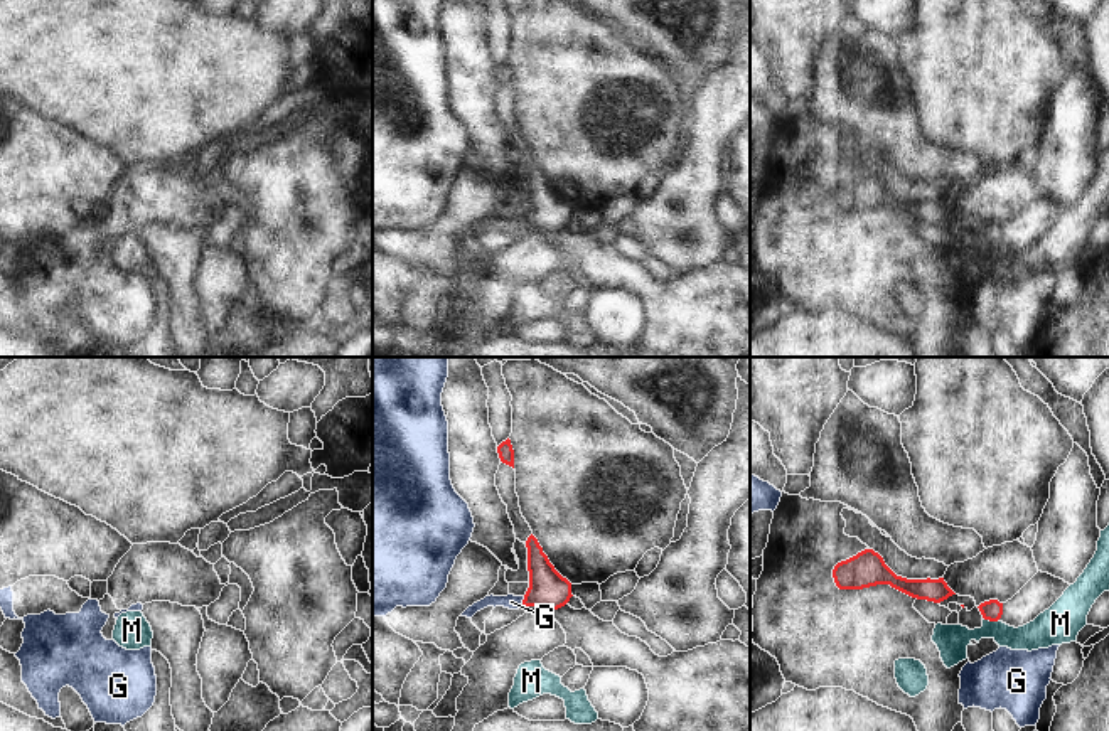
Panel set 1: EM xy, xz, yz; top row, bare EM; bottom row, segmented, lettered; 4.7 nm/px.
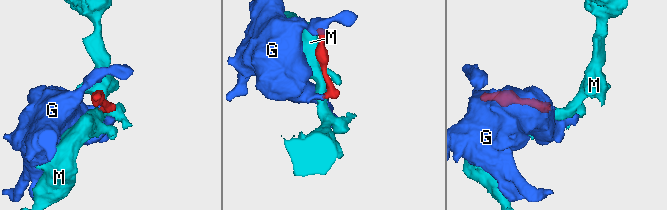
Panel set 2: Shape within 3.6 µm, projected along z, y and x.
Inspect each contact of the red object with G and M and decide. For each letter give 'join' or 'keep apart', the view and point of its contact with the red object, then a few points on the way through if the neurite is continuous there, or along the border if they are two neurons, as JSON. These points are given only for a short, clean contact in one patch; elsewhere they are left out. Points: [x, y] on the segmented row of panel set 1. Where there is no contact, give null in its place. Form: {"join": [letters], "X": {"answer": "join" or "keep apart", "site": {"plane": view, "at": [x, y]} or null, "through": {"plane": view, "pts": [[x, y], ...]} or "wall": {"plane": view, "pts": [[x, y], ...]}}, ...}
{"join": ["G"], "G": {"answer": "join", "site": {"plane": "xz", "at": [523, 602]}, "through": {"plane": "xz", "pts": [[548, 588], [523, 602], [511, 602]]}}, "M": {"answer": "keep apart", "site": {"plane": "yz", "at": [991, 620]}, "wall": {"plane": "yz", "pts": [[983, 617], [998, 620]]}}}

